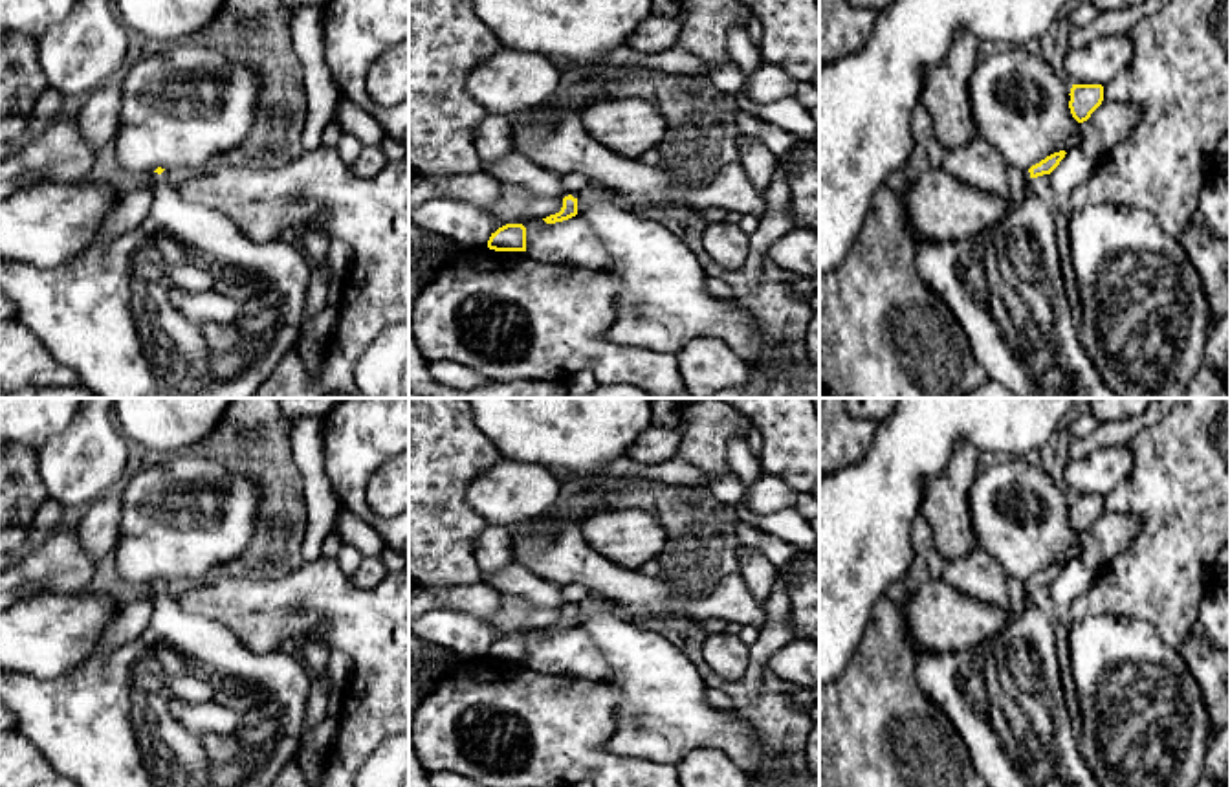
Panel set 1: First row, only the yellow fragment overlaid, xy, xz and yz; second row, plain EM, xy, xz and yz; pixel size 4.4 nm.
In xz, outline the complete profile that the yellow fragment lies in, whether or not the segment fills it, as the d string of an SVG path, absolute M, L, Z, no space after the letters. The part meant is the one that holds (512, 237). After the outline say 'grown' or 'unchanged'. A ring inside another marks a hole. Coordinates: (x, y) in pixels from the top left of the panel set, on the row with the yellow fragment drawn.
M506 224L491 233L488 248L495 251L526 251L526 227L522 224Z; unchanged

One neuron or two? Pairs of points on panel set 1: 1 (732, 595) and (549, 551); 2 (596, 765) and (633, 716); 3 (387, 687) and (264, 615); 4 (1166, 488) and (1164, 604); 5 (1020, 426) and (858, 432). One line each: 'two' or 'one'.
1: one
2: two
3: one
4: one
5: two

